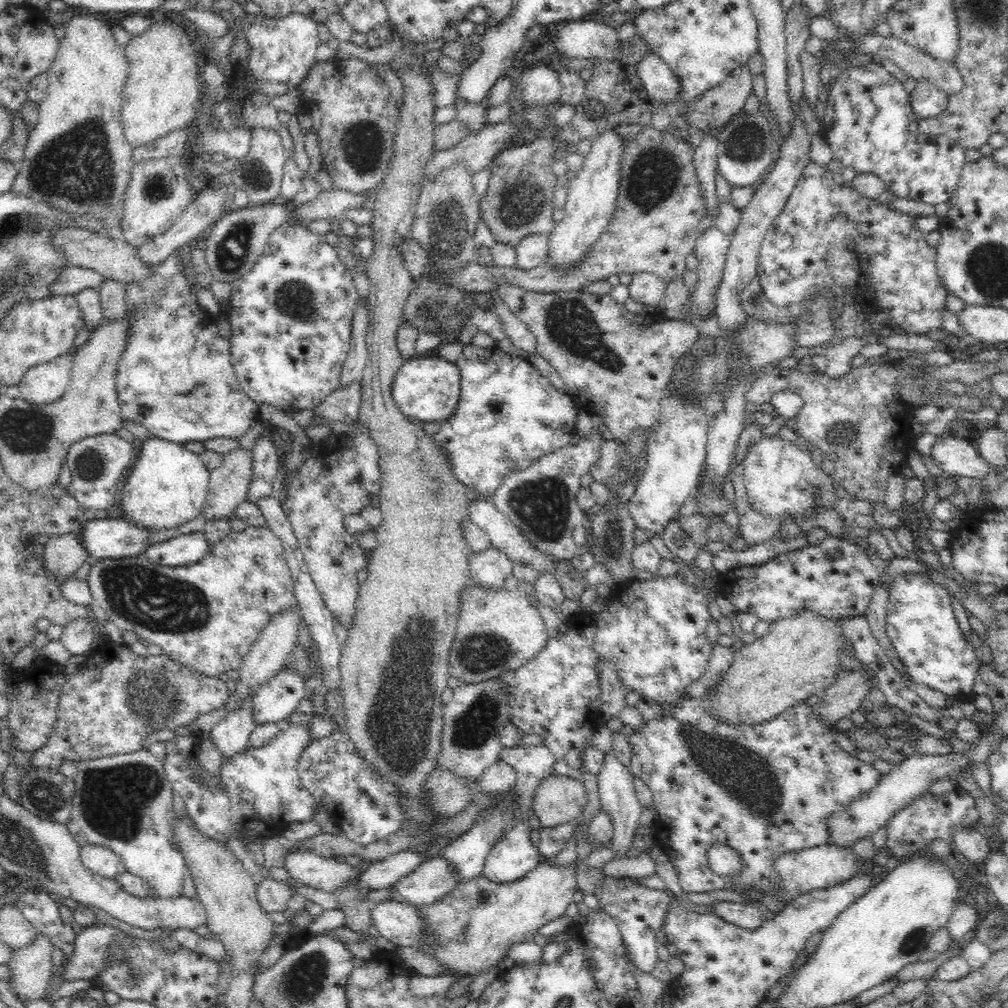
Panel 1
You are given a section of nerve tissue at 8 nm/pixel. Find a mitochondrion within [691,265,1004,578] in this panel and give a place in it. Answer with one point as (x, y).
(845, 434)

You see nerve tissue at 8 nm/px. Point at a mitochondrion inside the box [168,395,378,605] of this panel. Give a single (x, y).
(338, 444)

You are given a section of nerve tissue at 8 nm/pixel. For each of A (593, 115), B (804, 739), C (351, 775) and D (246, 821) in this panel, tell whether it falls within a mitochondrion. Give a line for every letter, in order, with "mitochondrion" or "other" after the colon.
A: other
B: other
C: other
D: other

